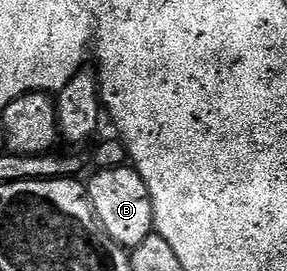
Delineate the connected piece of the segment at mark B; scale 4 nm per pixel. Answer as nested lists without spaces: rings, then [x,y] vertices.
[[[133,166],[103,168],[95,173],[95,176],[88,180],[88,191],[103,230],[127,250],[140,246],[140,242],[151,236],[156,228],[154,202],[144,178],[140,178]]]

